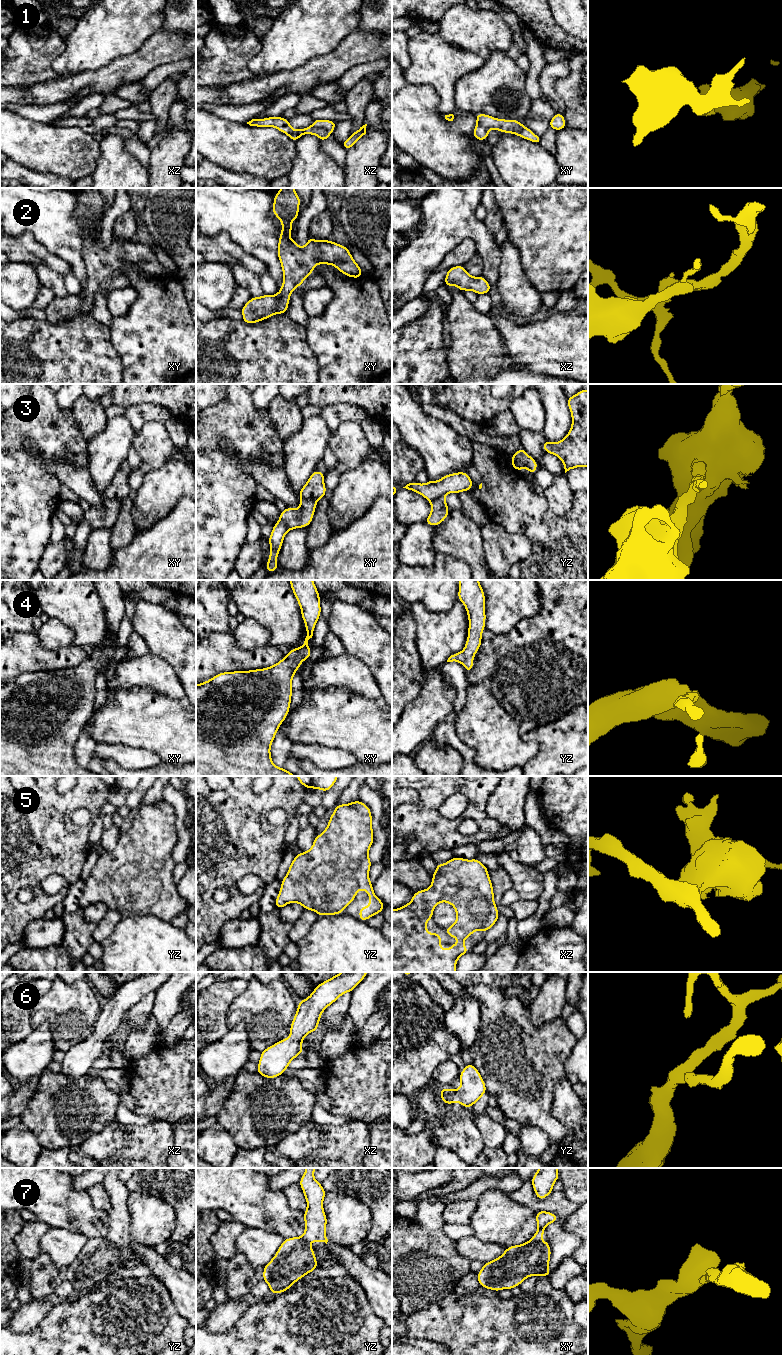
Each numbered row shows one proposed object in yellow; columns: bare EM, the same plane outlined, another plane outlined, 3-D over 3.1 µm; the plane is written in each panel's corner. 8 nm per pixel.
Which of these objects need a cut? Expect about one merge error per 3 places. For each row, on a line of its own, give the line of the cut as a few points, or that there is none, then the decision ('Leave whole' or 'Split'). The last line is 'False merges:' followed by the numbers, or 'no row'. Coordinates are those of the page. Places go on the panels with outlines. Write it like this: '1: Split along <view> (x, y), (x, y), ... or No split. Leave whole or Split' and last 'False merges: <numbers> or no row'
1: Split along xz (312, 125), (324, 128), (330, 133). Split
2: No split. Leave whole
3: Split along xy (300, 496), (306, 499), (313, 499), (316, 502). Split
4: No split. Leave whole
5: No split. Leave whole
6: No split. Leave whole
7: No split. Leave whole
False merges: 1, 3

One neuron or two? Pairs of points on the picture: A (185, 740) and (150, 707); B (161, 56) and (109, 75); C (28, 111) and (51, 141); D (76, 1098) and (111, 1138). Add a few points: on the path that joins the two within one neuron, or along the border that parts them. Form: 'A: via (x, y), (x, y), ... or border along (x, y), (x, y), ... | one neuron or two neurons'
A: via (176, 733), (159, 716) | one neuron
B: via (148, 57), (135, 67), (122, 71) | one neuron
C: border along (14, 112), (32, 120), (50, 123) | two neurons
D: border along (115, 1119), (100, 1131), (90, 1135), (83, 1142) | two neurons

